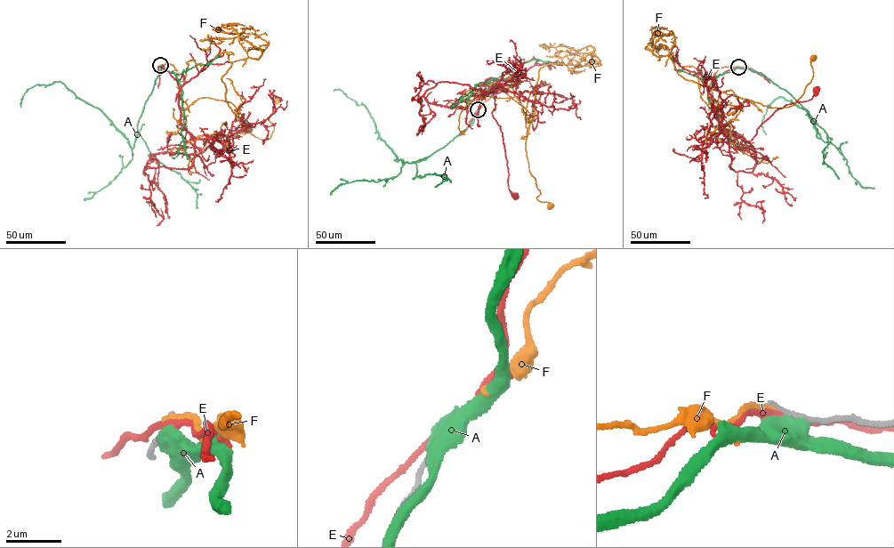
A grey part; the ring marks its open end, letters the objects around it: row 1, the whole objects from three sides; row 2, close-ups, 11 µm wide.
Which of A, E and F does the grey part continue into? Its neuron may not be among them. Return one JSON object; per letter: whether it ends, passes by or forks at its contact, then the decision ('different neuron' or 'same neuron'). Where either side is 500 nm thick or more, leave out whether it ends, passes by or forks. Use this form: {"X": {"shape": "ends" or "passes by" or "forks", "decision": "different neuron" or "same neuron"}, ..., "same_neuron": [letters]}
{"A": {"decision": "different neuron"}, "E": {"shape": "passes by", "decision": "different neuron"}, "F": {"shape": "ends", "decision": "same neuron"}, "same_neuron": ["F"]}

